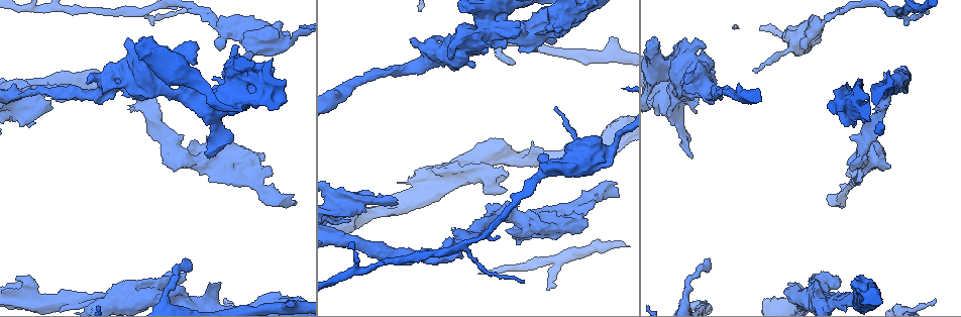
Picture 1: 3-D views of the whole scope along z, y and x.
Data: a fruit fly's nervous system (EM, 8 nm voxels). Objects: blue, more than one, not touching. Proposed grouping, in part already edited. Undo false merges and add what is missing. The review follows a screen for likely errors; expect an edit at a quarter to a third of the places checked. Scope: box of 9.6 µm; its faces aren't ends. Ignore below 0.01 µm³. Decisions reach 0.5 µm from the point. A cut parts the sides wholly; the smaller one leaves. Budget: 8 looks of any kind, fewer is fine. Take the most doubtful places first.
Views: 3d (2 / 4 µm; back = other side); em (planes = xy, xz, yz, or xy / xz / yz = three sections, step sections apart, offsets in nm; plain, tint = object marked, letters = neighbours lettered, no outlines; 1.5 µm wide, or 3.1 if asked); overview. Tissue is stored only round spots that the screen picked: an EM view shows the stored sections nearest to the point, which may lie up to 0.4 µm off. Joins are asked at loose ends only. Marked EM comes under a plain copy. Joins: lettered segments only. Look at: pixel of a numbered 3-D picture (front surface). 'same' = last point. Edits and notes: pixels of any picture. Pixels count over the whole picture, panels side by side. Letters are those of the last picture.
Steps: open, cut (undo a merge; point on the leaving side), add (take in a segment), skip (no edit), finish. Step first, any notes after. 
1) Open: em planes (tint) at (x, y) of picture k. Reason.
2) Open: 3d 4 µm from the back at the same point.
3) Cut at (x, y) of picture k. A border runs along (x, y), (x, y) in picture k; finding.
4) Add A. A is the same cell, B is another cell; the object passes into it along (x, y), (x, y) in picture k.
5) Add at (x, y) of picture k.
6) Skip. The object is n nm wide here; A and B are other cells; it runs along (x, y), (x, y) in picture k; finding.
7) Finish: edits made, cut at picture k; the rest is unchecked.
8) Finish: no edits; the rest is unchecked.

Open: 3d 4 µm at (708, 265) of picture 1. Free end.

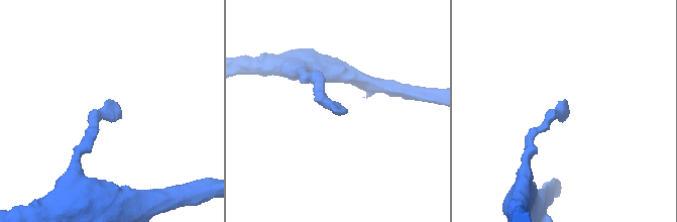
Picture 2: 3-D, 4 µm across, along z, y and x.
Open: em planes (tint) at (345, 111) of picture 2. Now the EM.

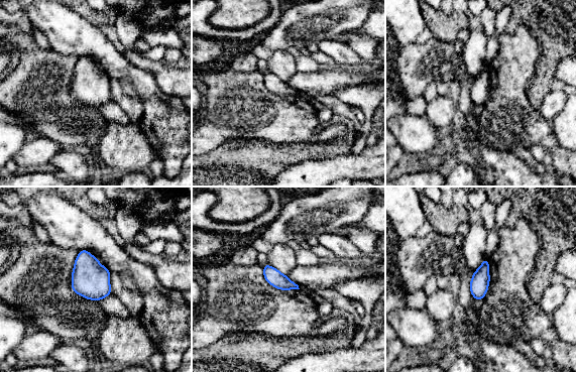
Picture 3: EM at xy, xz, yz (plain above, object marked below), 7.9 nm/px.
Open: em planes (letters) at the same point. See the neighbours.

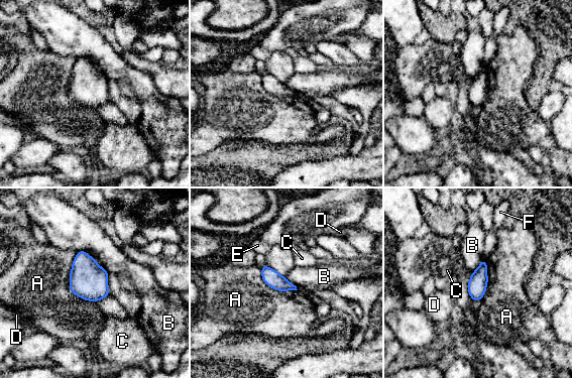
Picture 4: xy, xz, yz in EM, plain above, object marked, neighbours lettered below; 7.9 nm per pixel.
Skip. The object is 150 nm wide here; A, B, C, D, E and F are other cells; a border runs along (78, 252), (70, 290), (96, 301) in picture 4; no lettered segment goes on from it.

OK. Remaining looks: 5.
Open: em planes (letters) at (533, 29) of picture 1. Abrupt turn.

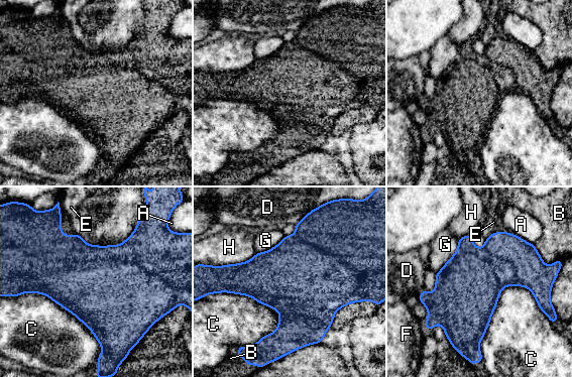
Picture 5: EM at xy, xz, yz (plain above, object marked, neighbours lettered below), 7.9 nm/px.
Skip. A, B, C, D, E, F, G and H are other cells; continuous, no second cell.

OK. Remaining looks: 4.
Open: em xz step 4 (tint) at (524, 282) of picture 1. Branch stops here.

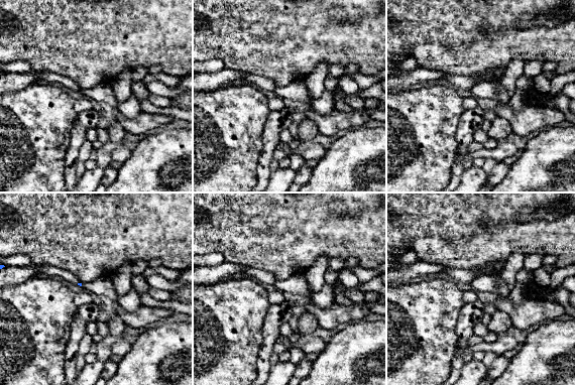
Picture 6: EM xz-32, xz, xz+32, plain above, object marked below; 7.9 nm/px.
Open: em planes (letters) at the same point. Another direction.

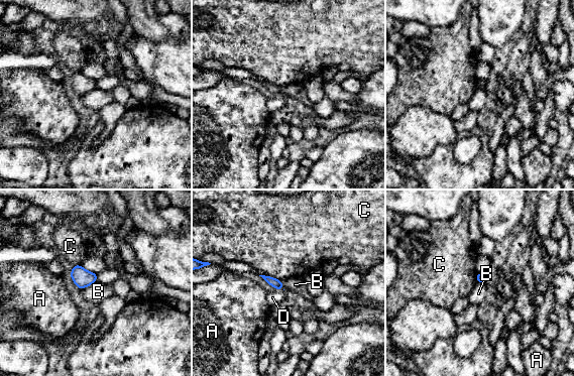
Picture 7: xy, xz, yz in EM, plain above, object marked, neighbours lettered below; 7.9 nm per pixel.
Skip. The object is 80 nm wide here; A, B, C and D are other cells; a border runs along (96, 280), (82, 289) in picture 7; none of them fits.

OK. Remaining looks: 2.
Finish: no edits; the rest is unchecked.

